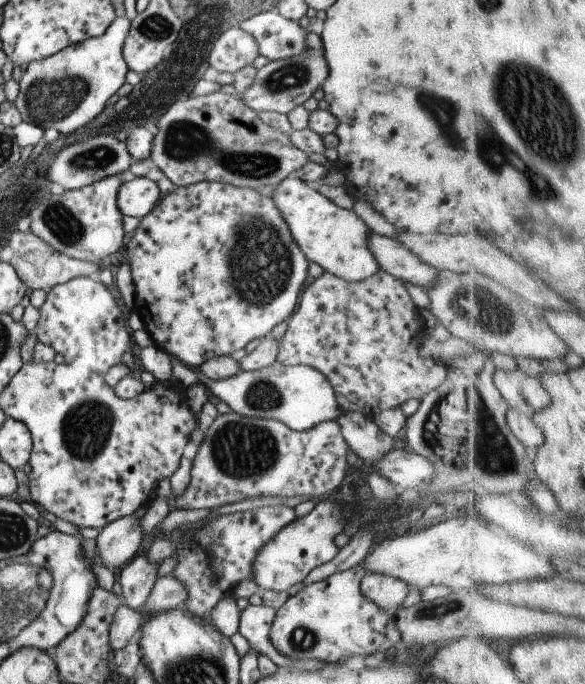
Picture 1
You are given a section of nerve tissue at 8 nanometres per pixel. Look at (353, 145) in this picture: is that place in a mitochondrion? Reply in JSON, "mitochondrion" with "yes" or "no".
{"mitochondrion":"no"}

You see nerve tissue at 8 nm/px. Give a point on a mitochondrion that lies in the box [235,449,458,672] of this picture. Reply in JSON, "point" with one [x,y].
{"point":[300,639]}

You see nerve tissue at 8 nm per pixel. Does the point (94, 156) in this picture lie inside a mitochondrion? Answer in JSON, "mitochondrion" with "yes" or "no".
{"mitochondrion":"yes"}

